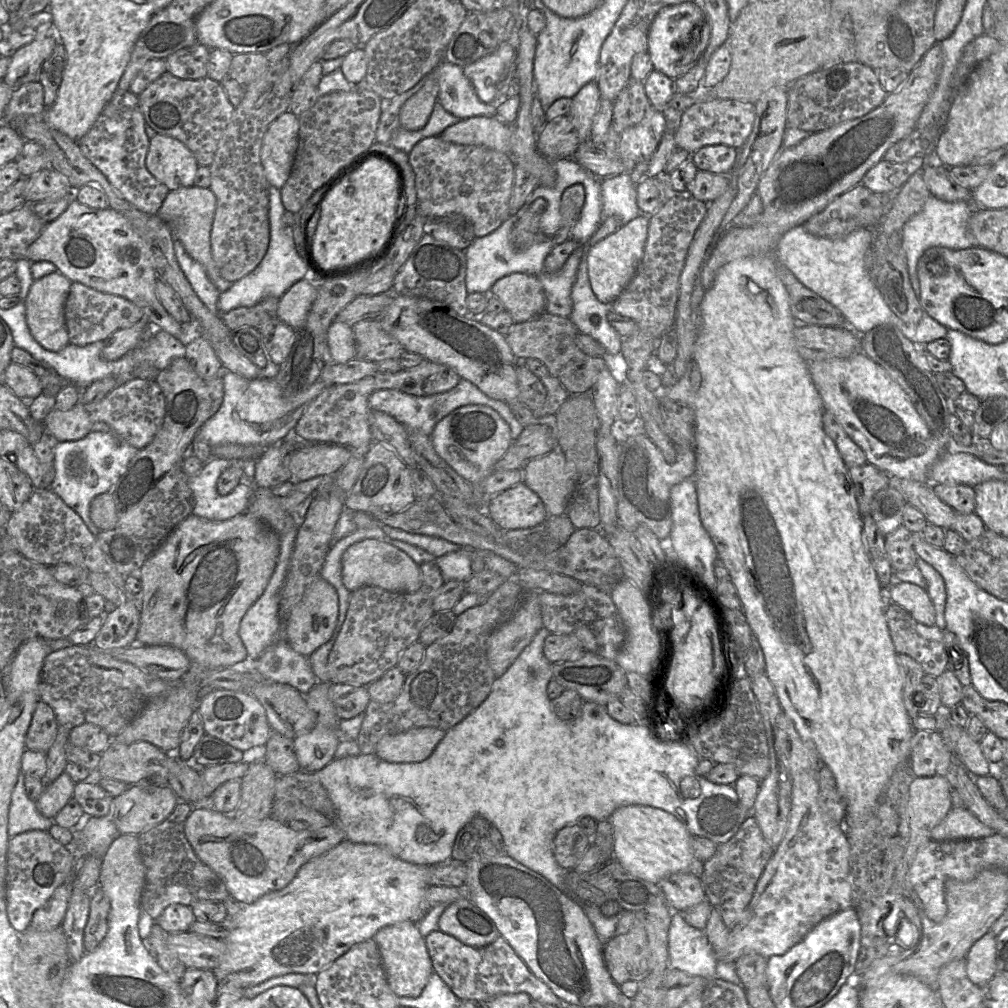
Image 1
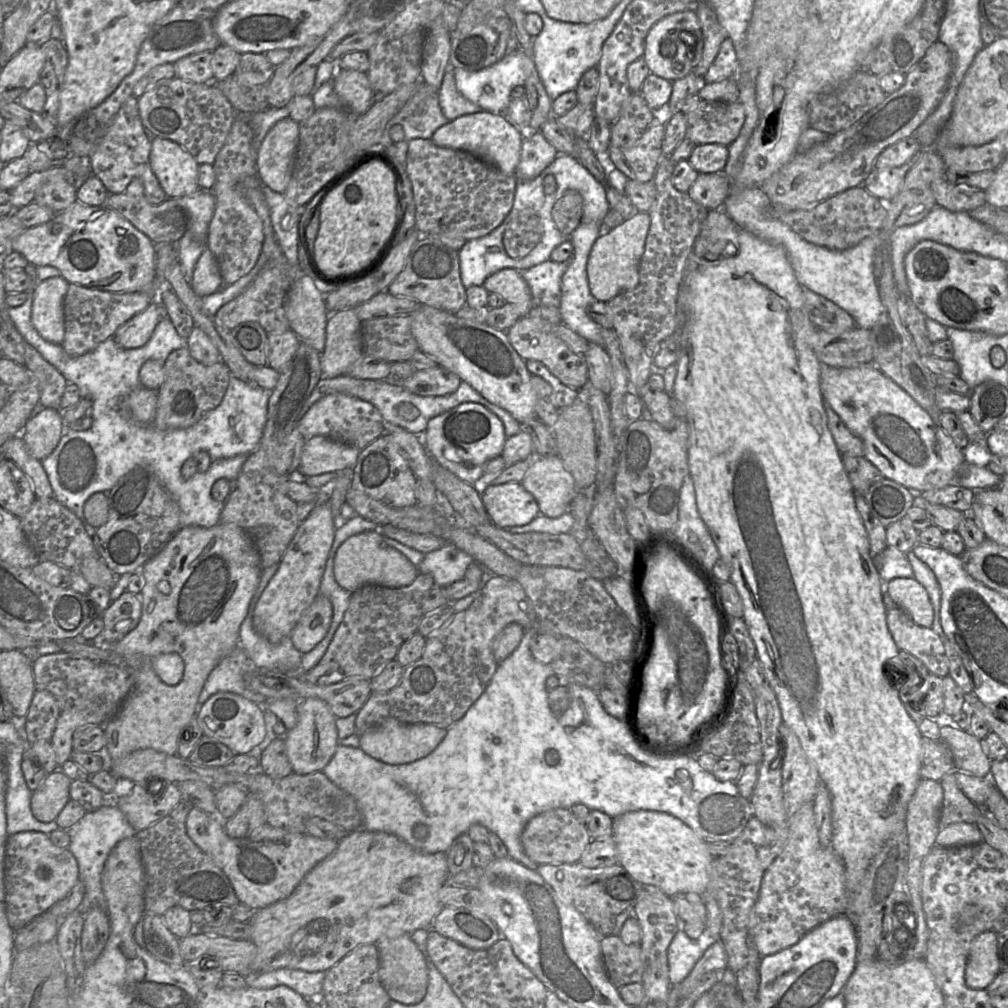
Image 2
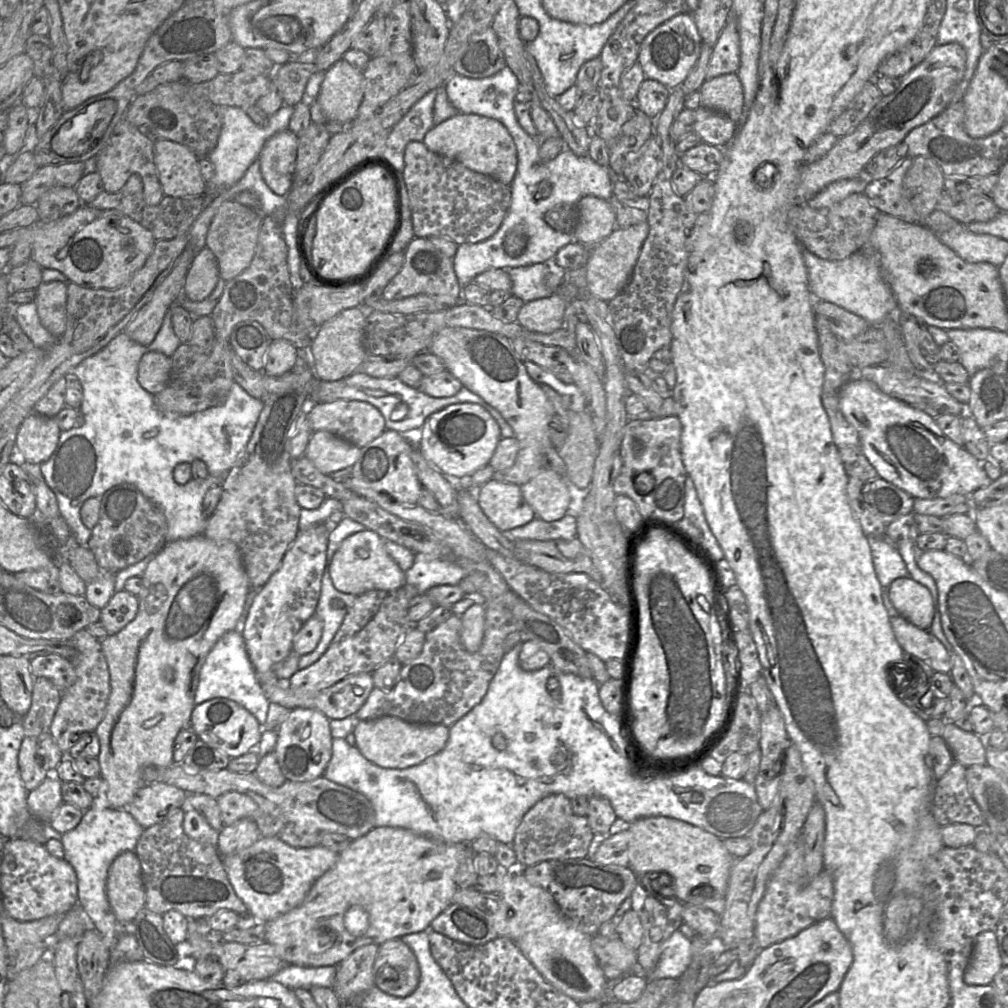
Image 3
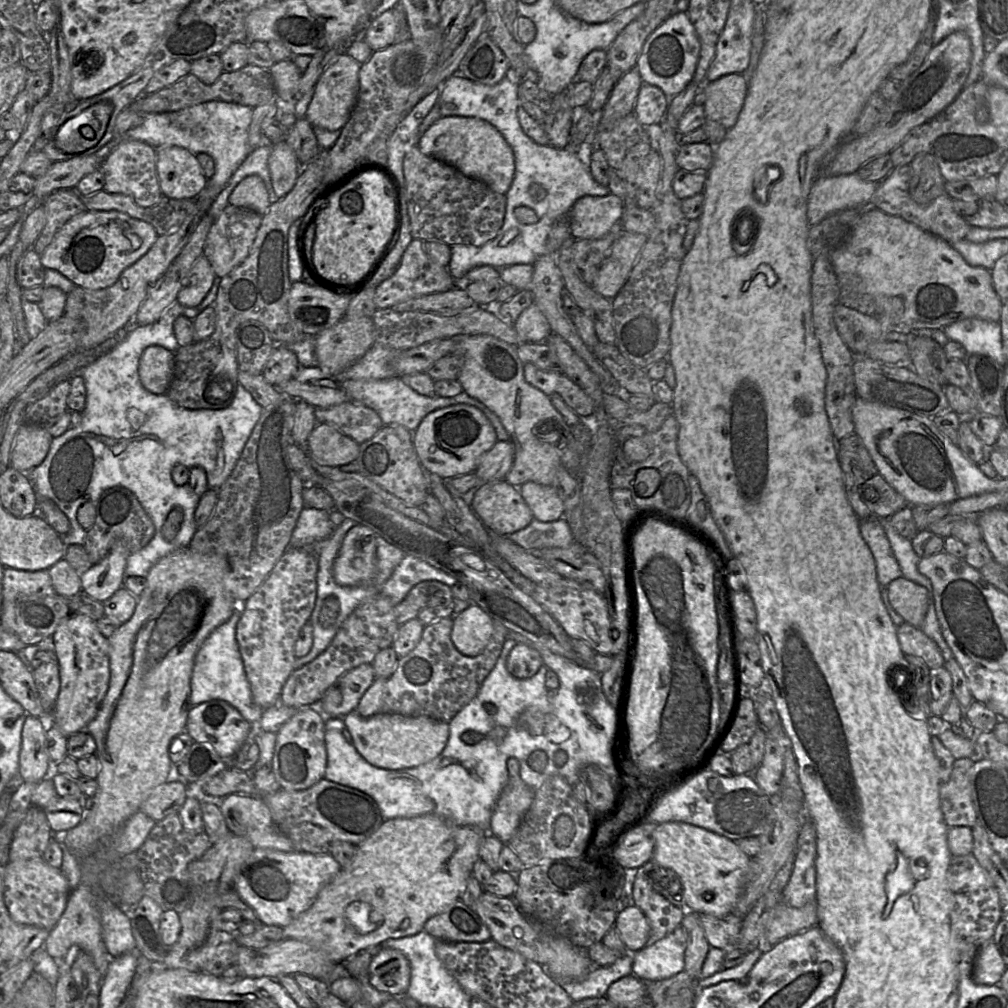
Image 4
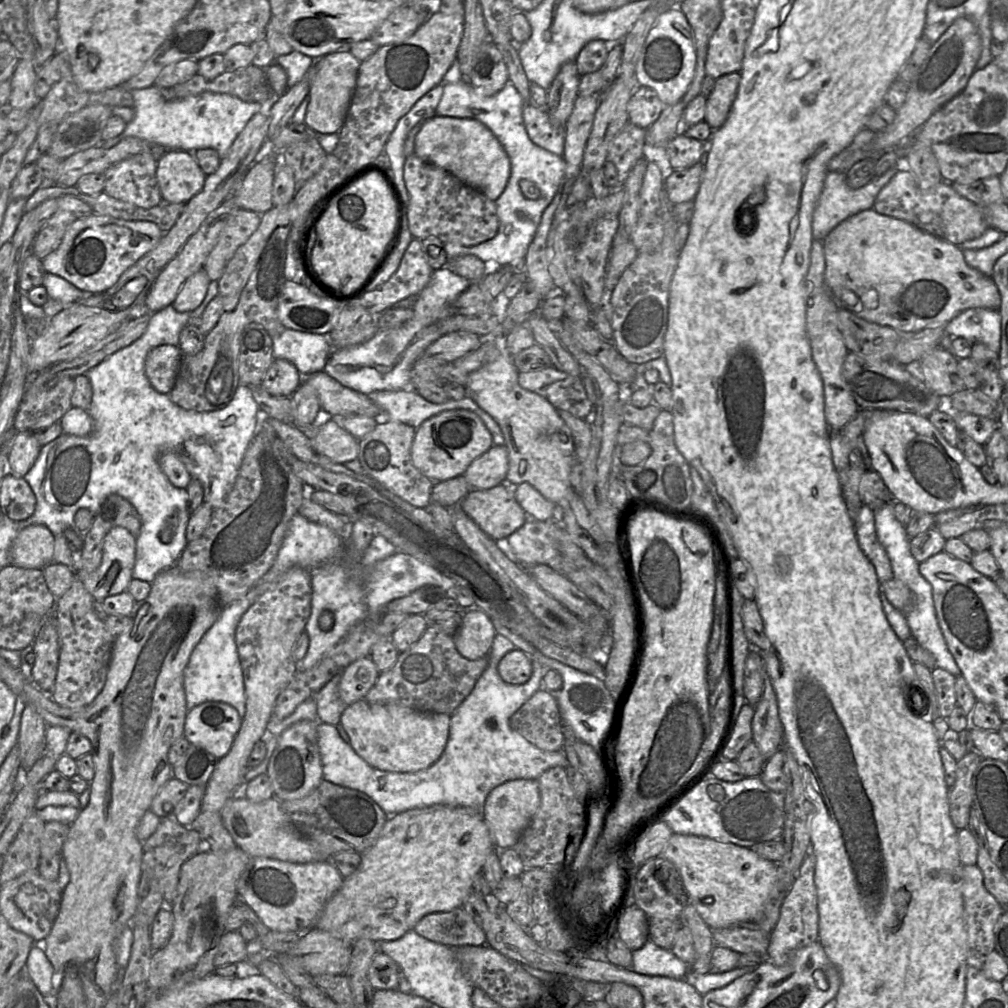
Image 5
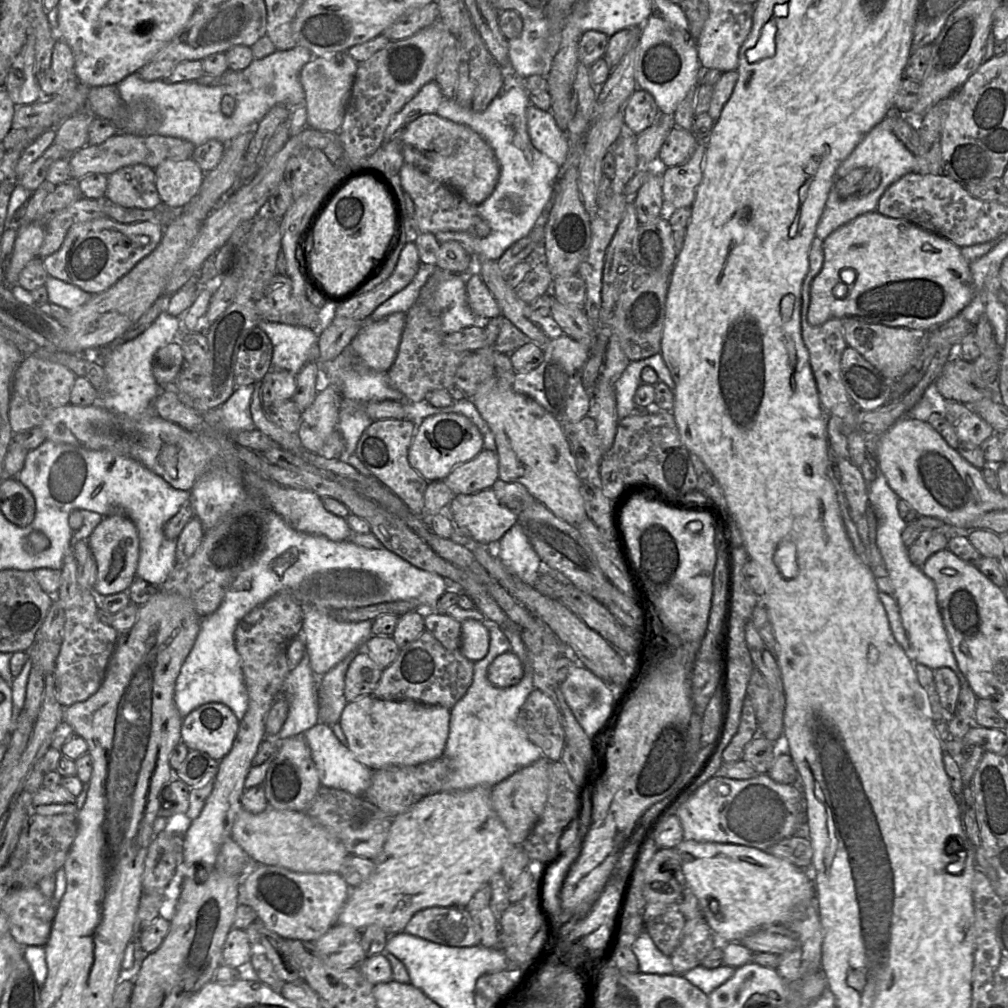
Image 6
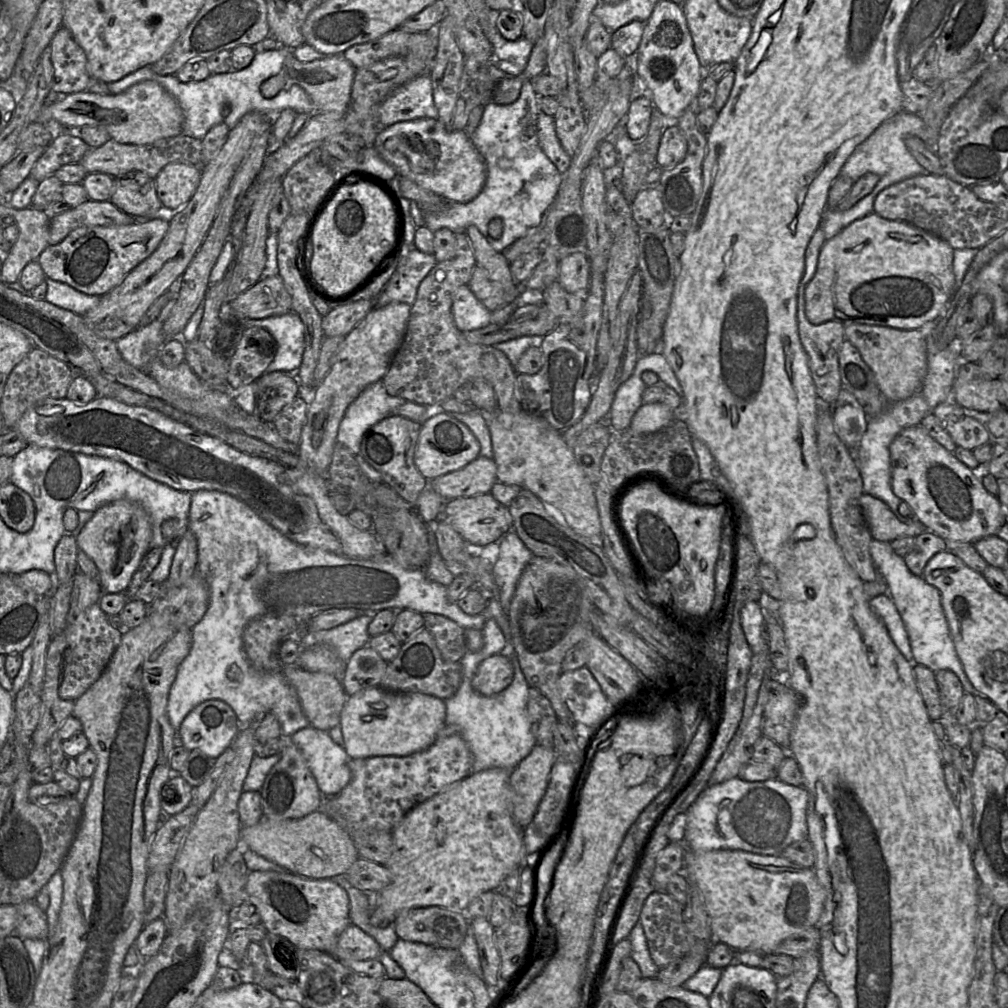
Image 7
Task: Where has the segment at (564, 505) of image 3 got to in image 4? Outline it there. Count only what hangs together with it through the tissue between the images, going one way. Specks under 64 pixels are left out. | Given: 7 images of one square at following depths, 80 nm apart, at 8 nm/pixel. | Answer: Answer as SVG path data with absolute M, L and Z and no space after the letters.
M528 481L518 489L534 519L552 522L563 517L564 505L556 486Z

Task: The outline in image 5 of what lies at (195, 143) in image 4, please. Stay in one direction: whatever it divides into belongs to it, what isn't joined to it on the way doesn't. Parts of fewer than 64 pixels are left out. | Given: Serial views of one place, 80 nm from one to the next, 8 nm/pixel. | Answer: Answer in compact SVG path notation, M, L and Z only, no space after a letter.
M155 85L130 92L134 100L134 118L127 123L120 135L102 142L103 148L111 148L124 138L136 137L167 149L194 152L202 148L213 148L222 159L248 121L256 113L264 112L270 105L245 102L229 94L212 92L169 102L163 98L162 89Z

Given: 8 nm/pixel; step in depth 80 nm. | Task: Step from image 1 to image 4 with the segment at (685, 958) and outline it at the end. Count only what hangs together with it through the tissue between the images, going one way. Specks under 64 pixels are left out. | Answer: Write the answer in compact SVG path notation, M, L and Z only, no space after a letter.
M673 933L642 950L633 953L633 975L643 982L669 979L685 970L686 945L678 942Z

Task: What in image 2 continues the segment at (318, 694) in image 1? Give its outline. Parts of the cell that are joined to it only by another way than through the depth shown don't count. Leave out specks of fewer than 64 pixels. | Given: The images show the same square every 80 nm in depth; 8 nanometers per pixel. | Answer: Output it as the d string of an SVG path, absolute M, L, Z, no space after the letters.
M307 698L303 701L298 701L296 711L298 718L296 726L284 737L277 738L284 739L287 757L292 766L293 773L307 775L315 772L321 772L334 756L340 742L336 727L336 717L328 704L319 698Z

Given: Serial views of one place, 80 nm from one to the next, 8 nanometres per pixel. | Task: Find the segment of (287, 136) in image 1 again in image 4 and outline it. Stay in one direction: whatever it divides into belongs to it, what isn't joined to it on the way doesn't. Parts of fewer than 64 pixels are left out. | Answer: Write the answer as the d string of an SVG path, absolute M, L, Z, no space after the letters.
M282 140L272 144L268 168L273 190L281 199L293 189L302 166L293 149Z

